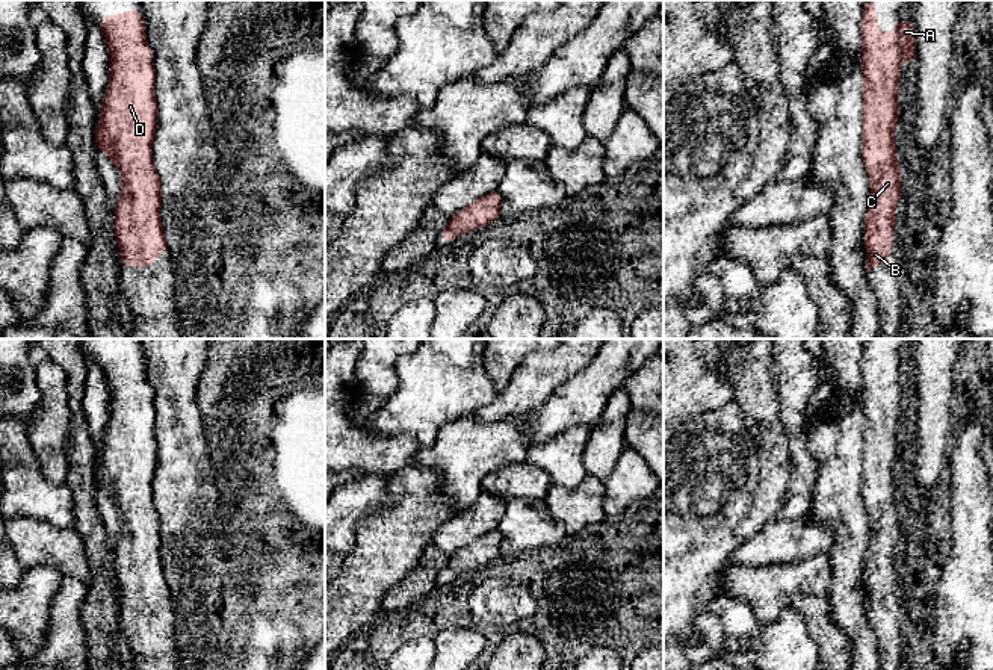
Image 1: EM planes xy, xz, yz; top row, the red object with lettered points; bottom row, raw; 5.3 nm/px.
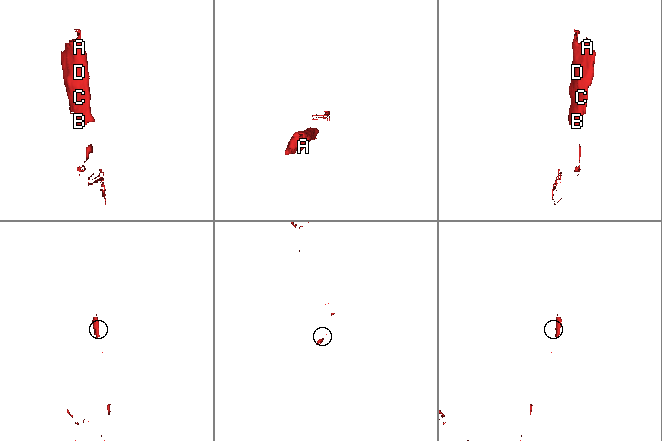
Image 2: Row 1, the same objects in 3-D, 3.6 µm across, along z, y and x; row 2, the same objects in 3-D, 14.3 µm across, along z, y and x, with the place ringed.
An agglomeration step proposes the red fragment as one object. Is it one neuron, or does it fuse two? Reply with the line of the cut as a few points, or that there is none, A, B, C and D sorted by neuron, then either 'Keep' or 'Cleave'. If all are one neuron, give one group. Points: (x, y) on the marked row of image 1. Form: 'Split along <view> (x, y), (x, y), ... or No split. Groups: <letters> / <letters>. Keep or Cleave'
No split. Groups: A B C D. Keep

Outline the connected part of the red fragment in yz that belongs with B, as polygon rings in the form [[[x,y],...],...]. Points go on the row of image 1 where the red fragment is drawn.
[[[866,0],[862,32],[863,163],[871,180],[871,206],[865,221],[866,272],[884,266],[896,228],[901,168],[893,129],[898,124],[901,64],[917,59],[914,23],[898,20],[893,33],[878,32],[878,11]]]

